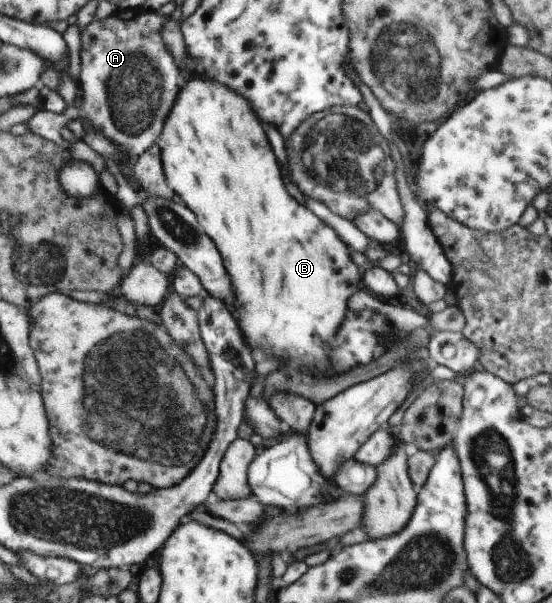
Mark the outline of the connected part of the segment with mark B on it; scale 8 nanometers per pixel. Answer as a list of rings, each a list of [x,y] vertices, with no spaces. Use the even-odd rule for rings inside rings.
[[[192,76],[186,84],[184,84],[184,90],[180,90],[180,98],[176,98],[176,106],[172,106],[172,118],[168,116],[166,118],[166,123],[163,125],[163,130],[159,134],[158,140],[155,141],[155,145],[159,146],[160,154],[162,155],[162,163],[163,163],[163,173],[166,175],[167,185],[172,187],[172,190],[176,191],[176,194],[180,196],[182,203],[185,203],[193,212],[196,210],[196,218],[200,218],[200,226],[204,226],[204,230],[208,230],[208,234],[212,234],[212,238],[216,238],[216,246],[220,246],[220,254],[224,254],[224,262],[228,262],[228,274],[232,274],[232,286],[236,286],[236,302],[232,302],[232,306],[230,309],[234,308],[236,310],[235,320],[238,322],[238,328],[242,330],[242,336],[246,338],[246,342],[248,342],[248,346],[252,348],[252,350],[260,350],[266,358],[278,358],[278,360],[284,360],[284,362],[294,362],[296,366],[298,366],[298,370],[300,372],[308,372],[308,374],[322,374],[322,372],[326,372],[328,370],[328,356],[330,356],[330,340],[334,338],[334,334],[336,334],[336,330],[339,330],[338,326],[343,324],[343,321],[346,320],[346,300],[348,300],[348,296],[350,294],[354,294],[356,290],[360,290],[362,288],[362,284],[360,284],[360,272],[358,272],[358,268],[354,266],[354,262],[350,260],[350,252],[348,252],[348,248],[346,248],[346,244],[344,242],[340,242],[340,238],[334,234],[334,230],[327,226],[322,220],[318,219],[311,211],[308,212],[302,204],[298,204],[292,196],[288,196],[286,194],[286,190],[284,190],[284,184],[282,184],[282,174],[280,174],[280,168],[278,168],[278,164],[276,164],[276,158],[274,158],[274,154],[270,152],[270,146],[268,146],[268,140],[266,140],[266,136],[264,136],[264,132],[262,132],[262,126],[260,126],[260,122],[258,122],[258,118],[254,118],[256,114],[252,114],[253,108],[248,106],[248,102],[246,102],[246,98],[243,95],[236,94],[231,87],[224,86],[222,82],[216,82],[215,79],[206,78],[206,80],[214,80],[214,82],[202,82],[200,78],[196,78],[196,76]]]

